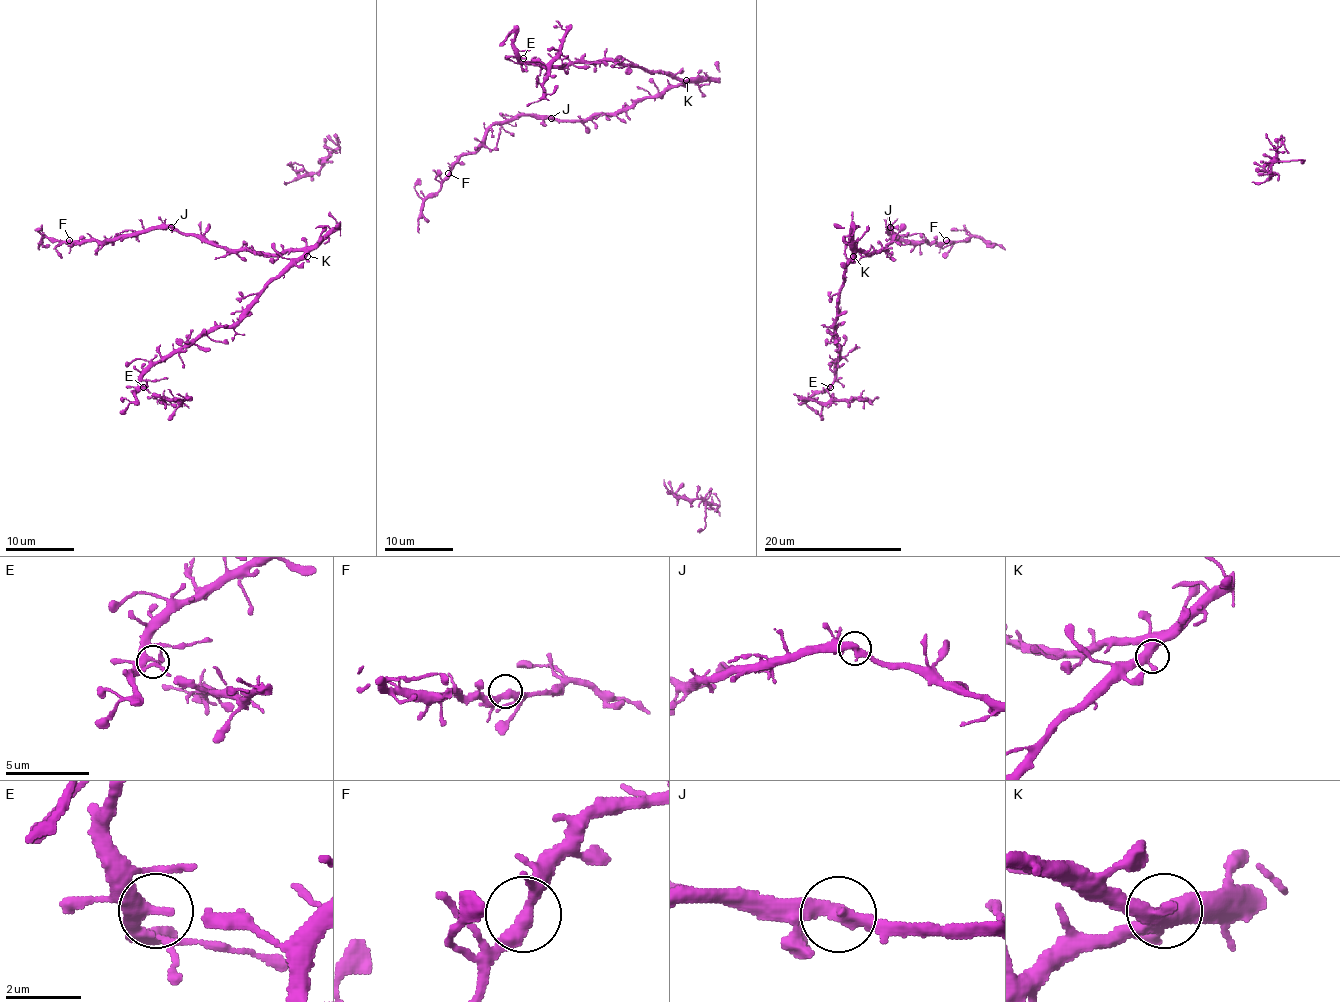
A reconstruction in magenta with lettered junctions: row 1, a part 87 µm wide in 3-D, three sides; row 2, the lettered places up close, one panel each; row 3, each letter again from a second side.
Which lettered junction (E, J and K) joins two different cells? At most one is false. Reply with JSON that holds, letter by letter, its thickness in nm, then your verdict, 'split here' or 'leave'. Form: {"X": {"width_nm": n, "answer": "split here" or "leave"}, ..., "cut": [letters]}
{"E": {"width_nm": 320, "answer": "leave"}, "J": {"width_nm": 360, "answer": "leave"}, "K": {"width_nm": 500, "answer": "leave"}, "cut": []}

